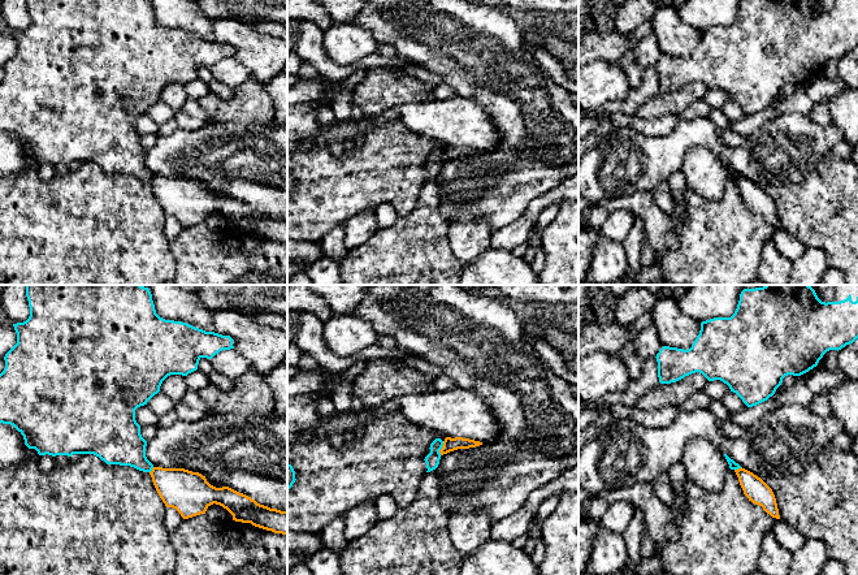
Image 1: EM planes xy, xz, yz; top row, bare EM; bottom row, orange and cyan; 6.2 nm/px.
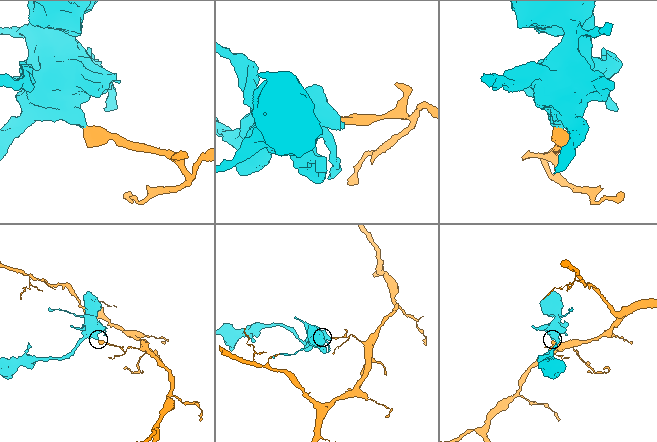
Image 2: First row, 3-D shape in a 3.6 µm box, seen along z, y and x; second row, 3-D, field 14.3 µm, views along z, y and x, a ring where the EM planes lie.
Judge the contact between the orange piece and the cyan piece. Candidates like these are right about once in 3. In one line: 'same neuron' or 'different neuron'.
different neuron

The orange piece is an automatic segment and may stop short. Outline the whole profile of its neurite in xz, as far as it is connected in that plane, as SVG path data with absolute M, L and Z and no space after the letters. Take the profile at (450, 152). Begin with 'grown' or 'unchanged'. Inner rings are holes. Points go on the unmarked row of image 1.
unchanged | M446 146L443 150L443 155L439 159L441 164L447 163L450 160L458 159L458 157L469 157L482 154L480 150L463 147L463 146Z

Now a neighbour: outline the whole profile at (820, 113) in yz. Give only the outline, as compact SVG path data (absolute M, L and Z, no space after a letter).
M827 101L816 103L809 116L814 122L826 126L832 124L832 116Z

